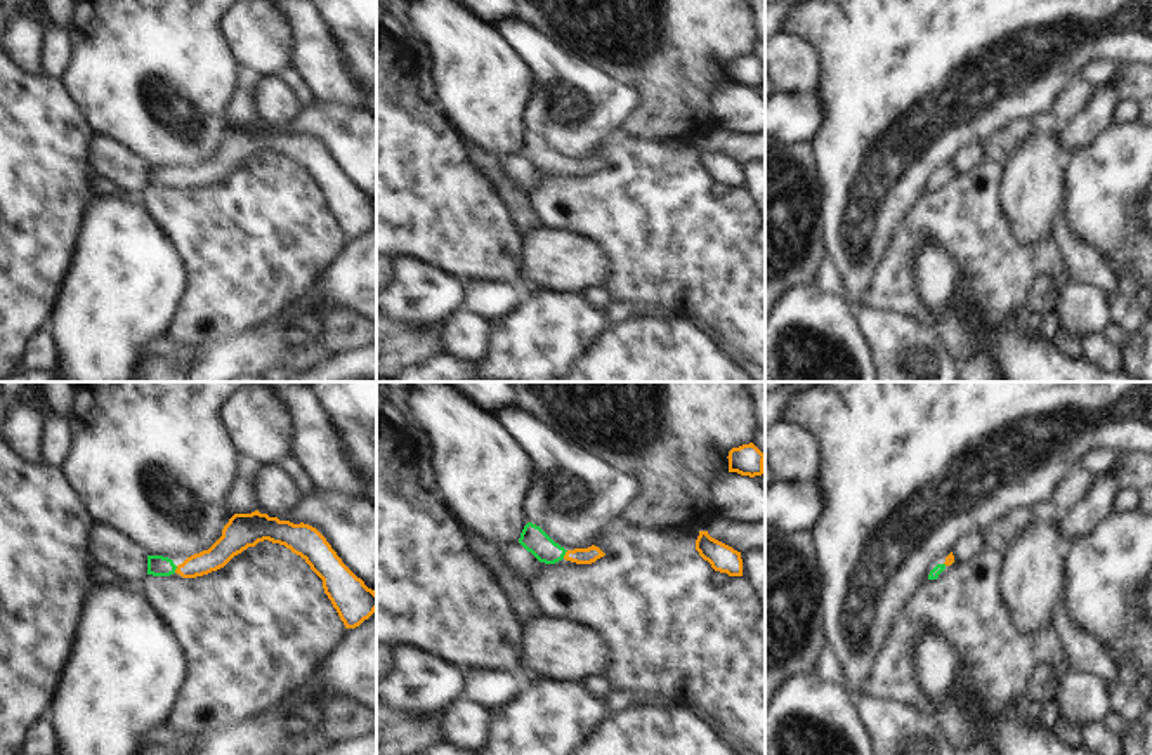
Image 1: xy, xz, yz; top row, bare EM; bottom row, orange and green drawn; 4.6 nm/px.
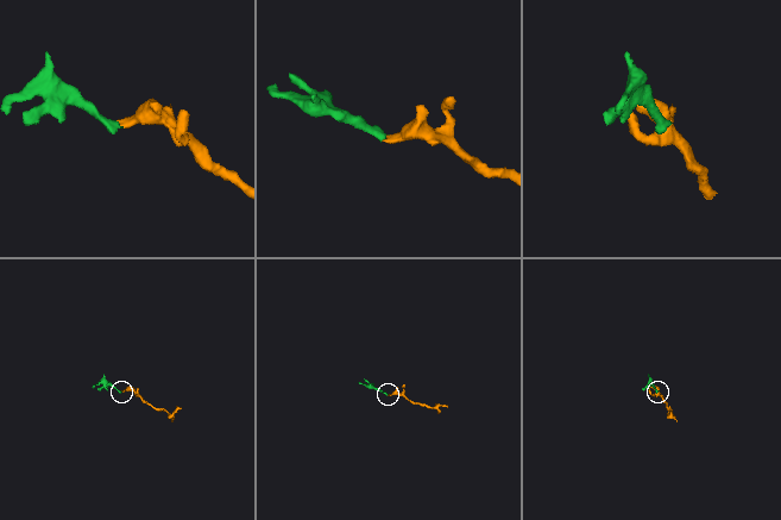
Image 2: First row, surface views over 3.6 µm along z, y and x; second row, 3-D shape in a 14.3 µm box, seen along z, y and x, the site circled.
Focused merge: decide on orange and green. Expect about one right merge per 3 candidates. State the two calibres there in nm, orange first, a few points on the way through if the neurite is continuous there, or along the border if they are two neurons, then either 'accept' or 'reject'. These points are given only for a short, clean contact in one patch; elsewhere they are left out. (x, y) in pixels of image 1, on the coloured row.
80 nm thick on the orange side, 120 nm on the other; runs through xz (580, 556), (566, 554), (549, 552), (533, 538); accept

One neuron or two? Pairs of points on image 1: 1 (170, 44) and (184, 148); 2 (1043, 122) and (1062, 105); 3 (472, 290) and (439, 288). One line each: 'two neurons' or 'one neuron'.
1: one neuron
2: two neurons
3: two neurons

